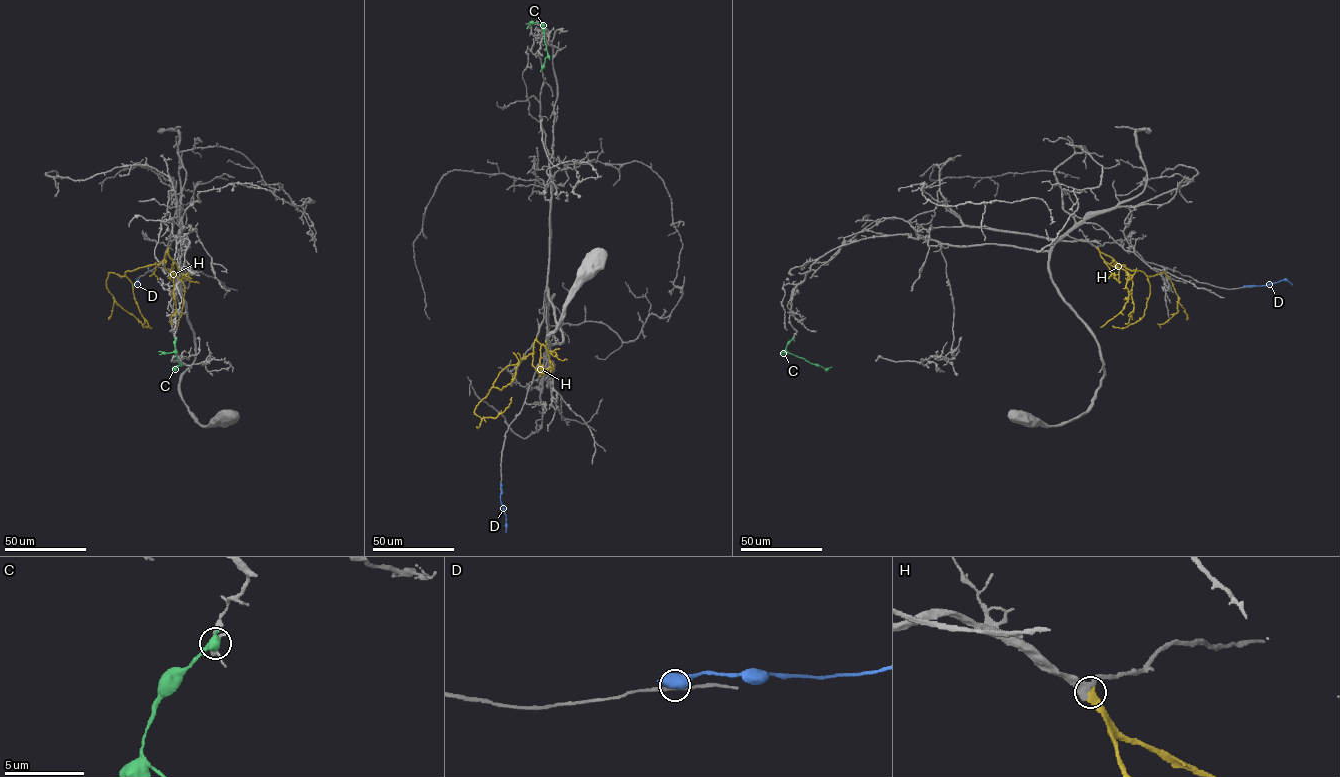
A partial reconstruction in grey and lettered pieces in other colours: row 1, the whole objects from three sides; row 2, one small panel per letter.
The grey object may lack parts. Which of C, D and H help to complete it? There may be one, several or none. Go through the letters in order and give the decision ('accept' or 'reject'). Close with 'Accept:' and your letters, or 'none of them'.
C: reject
D: reject
H: accept
Accept: H

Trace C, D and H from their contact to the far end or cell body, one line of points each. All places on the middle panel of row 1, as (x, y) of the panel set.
C: (543, 33), (547, 56), (540, 72)
D: (501, 485), (505, 533)
H: (536, 337), (533, 352), (499, 373), (474, 413), (481, 418), (495, 418), (512, 400)

